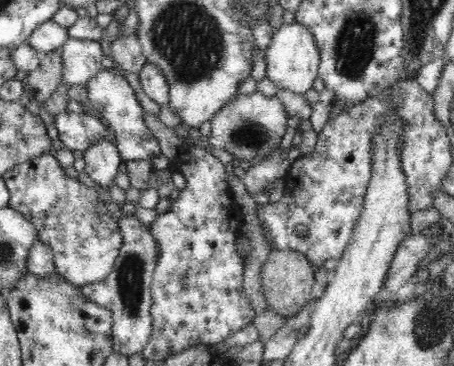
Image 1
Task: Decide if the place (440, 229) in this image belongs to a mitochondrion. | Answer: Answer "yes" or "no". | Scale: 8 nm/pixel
no

